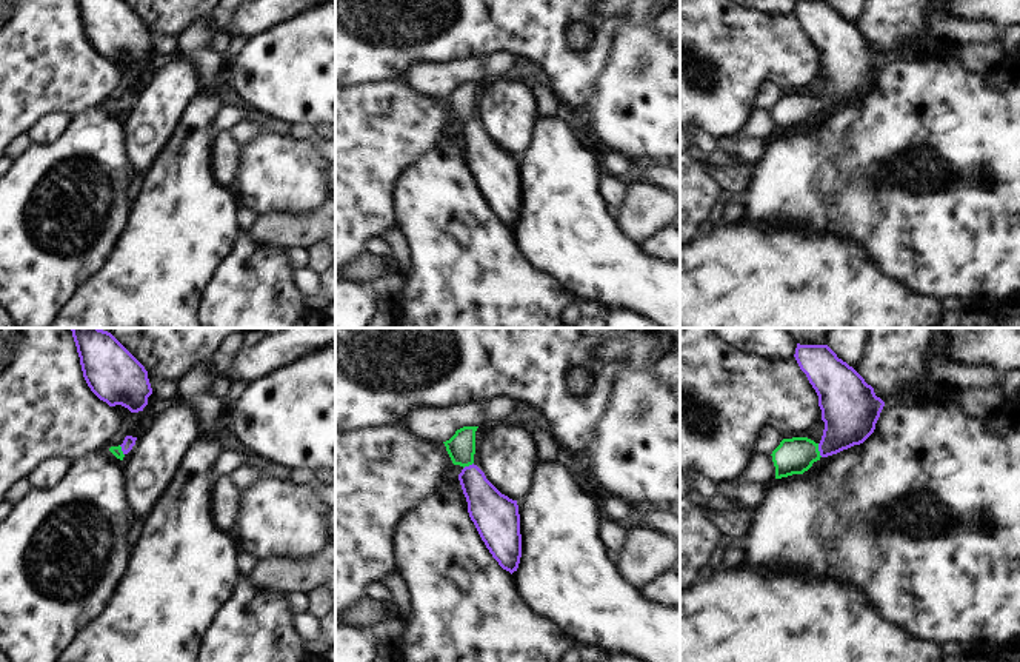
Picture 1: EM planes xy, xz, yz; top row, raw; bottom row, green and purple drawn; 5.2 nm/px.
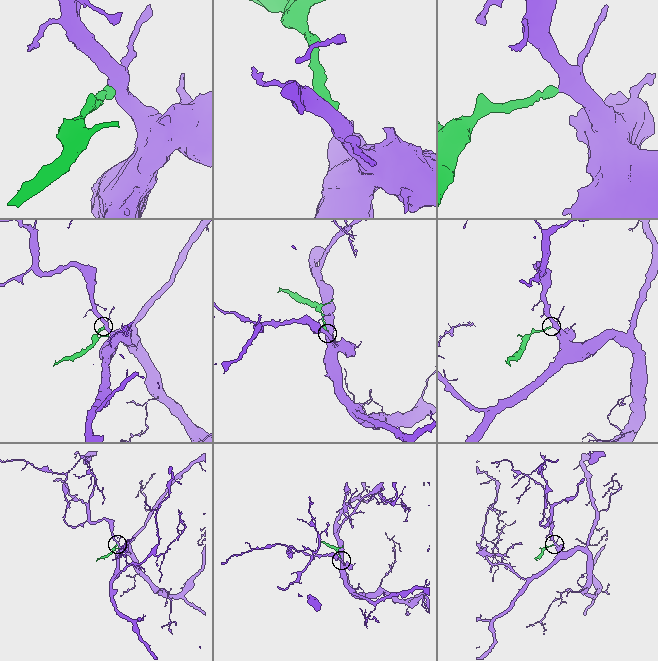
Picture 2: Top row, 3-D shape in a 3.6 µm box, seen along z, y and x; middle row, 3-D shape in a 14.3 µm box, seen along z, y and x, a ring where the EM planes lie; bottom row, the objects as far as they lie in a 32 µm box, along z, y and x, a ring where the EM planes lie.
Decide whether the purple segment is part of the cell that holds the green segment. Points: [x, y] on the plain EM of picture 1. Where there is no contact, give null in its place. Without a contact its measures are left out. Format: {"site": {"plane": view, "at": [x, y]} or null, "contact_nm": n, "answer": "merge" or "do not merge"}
{"site": {"plane": "yz", "at": [817, 105]}, "contact_nm": 80, "answer": "merge"}

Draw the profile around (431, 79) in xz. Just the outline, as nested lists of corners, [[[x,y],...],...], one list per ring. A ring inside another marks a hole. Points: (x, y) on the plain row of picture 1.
[[[469,57],[451,63],[412,63],[402,74],[402,82],[420,94],[446,97],[463,82],[485,82],[485,79],[477,57]]]

